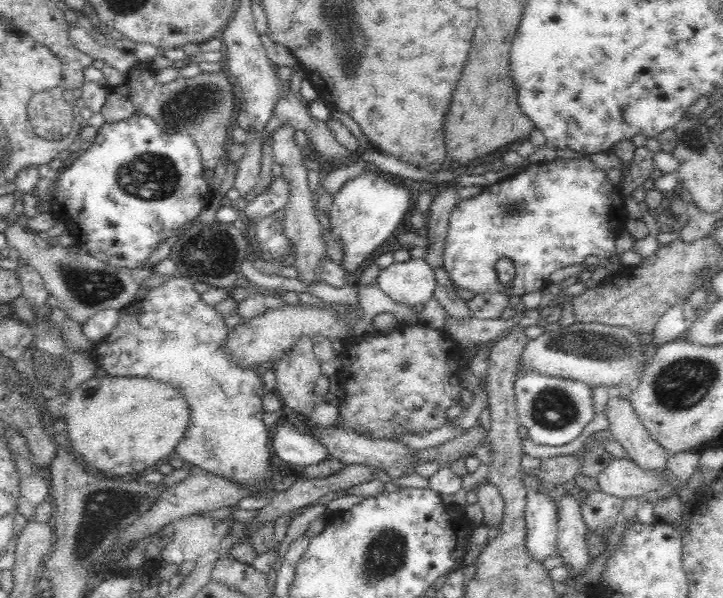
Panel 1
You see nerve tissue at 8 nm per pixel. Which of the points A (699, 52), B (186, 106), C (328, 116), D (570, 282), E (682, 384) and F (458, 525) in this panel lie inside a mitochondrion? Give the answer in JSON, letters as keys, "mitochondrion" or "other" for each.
{"A":"other","B":"mitochondrion","C":"other","D":"other","E":"mitochondrion","F":"other"}

